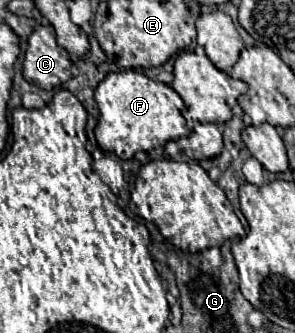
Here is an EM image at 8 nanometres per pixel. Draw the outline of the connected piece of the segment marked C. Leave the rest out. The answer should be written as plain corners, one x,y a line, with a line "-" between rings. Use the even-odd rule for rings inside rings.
35,27
29,37
29,49
23,61
23,77
45,91
51,91
73,77
71,67
73,63
69,53
57,45
53,27

